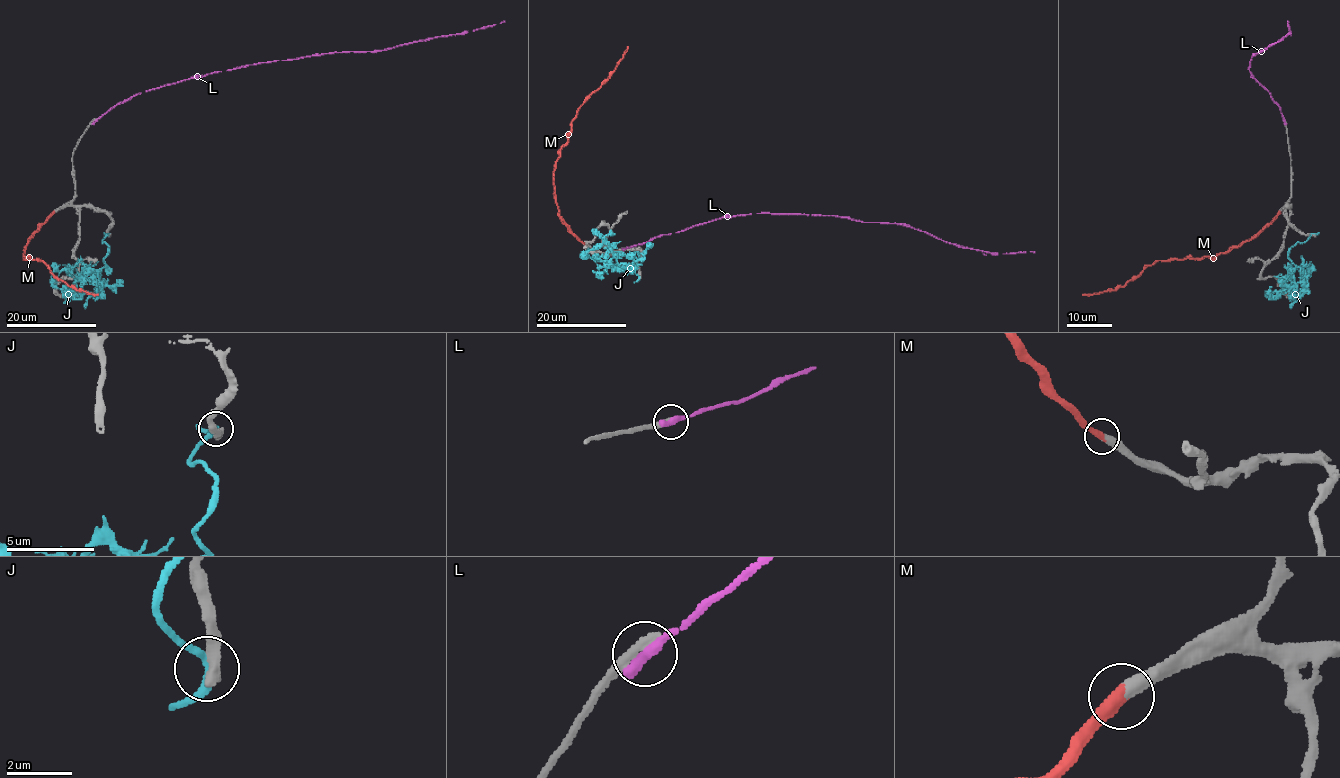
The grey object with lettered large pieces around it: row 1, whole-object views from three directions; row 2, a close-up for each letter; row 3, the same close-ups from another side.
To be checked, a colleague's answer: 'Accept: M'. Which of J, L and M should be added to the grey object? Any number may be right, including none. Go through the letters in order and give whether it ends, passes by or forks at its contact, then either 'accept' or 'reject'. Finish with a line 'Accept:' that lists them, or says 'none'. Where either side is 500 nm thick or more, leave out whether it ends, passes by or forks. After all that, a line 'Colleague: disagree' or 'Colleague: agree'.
J: it passes by; reject
L: it ends there; reject
M: it ends there; accept
Accept: M
Colleague: agree

